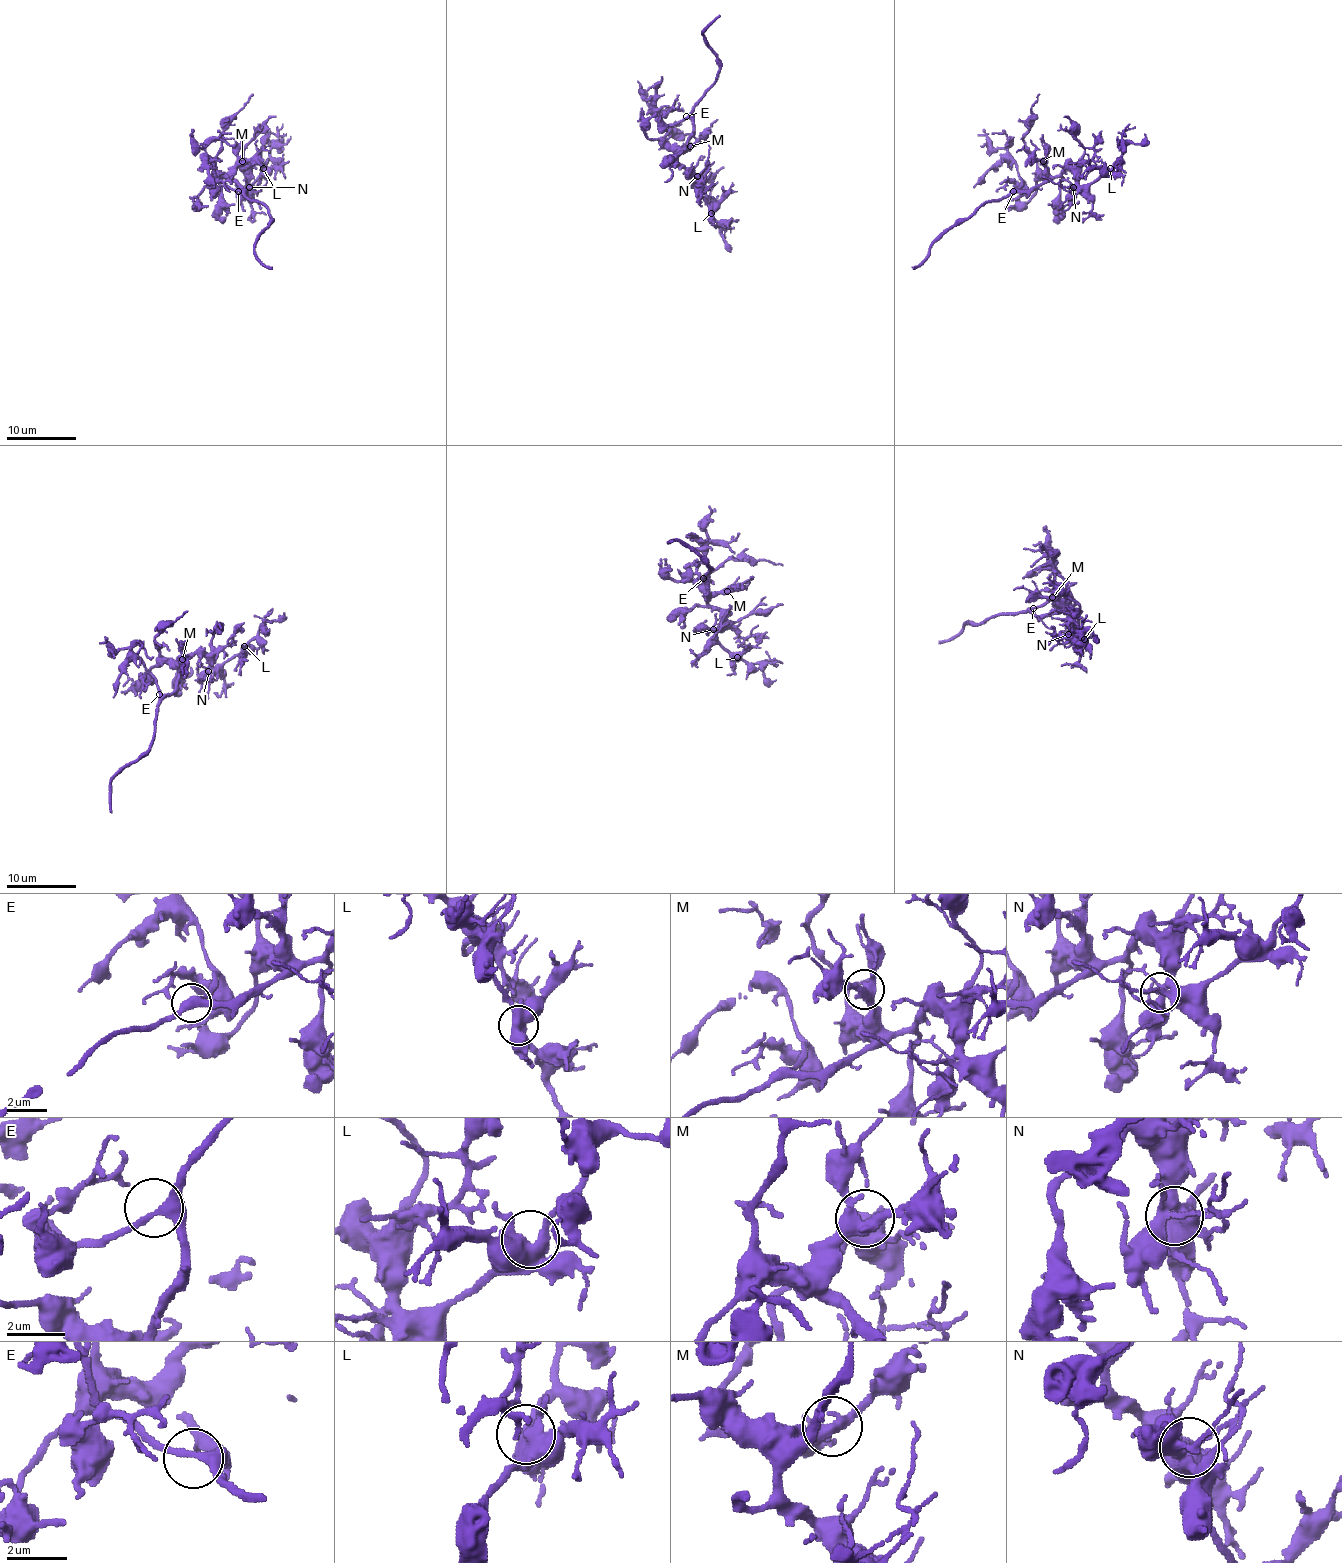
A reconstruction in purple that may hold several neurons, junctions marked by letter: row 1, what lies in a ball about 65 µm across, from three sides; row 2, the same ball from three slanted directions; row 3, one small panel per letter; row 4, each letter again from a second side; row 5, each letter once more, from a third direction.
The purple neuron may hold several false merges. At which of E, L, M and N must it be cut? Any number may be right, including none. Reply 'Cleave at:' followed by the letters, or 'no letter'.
Cleave at: no letter

